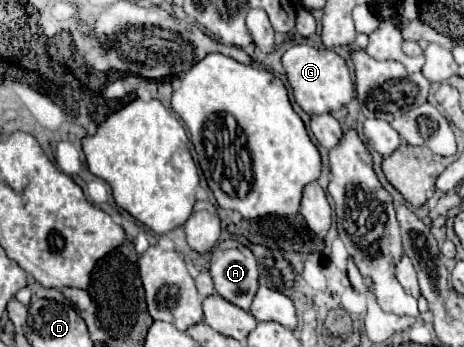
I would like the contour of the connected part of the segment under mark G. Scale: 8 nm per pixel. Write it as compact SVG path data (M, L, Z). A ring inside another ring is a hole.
M296 44L284 52L282 66L286 70L286 78L292 88L294 100L306 114L326 114L330 110L338 110L346 106L354 96L354 84L348 66L334 50L318 50L308 44Z

